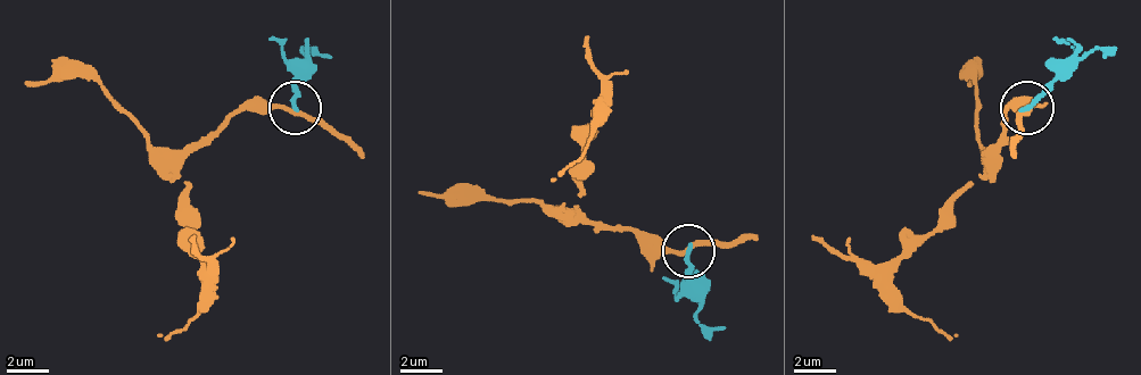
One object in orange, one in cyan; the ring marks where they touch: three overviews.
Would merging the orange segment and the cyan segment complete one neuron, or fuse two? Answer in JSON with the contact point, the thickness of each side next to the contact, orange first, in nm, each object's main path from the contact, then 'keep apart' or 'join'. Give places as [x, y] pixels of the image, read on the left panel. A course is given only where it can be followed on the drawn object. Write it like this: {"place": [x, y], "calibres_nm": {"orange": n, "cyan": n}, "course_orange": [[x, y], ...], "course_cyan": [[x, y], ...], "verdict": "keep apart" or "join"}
{"place": [295, 107], "calibres_nm": {"orange": 220, "cyan": 240}, "course_orange": [[294, 111], [246, 106], [172, 175], [188, 185], [188, 249], [204, 275], [204, 291], [198, 313], [156, 334]], "course_cyan": [[294, 106], [304, 53], [330, 58]], "verdict": "keep apart"}

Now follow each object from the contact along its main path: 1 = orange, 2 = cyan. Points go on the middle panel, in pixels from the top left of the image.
1: (687, 249), (650, 249), (581, 223), (565, 207), (581, 191), (581, 138), (597, 117), (592, 138), (550, 181)
2: (687, 249), (697, 318), (724, 328)

